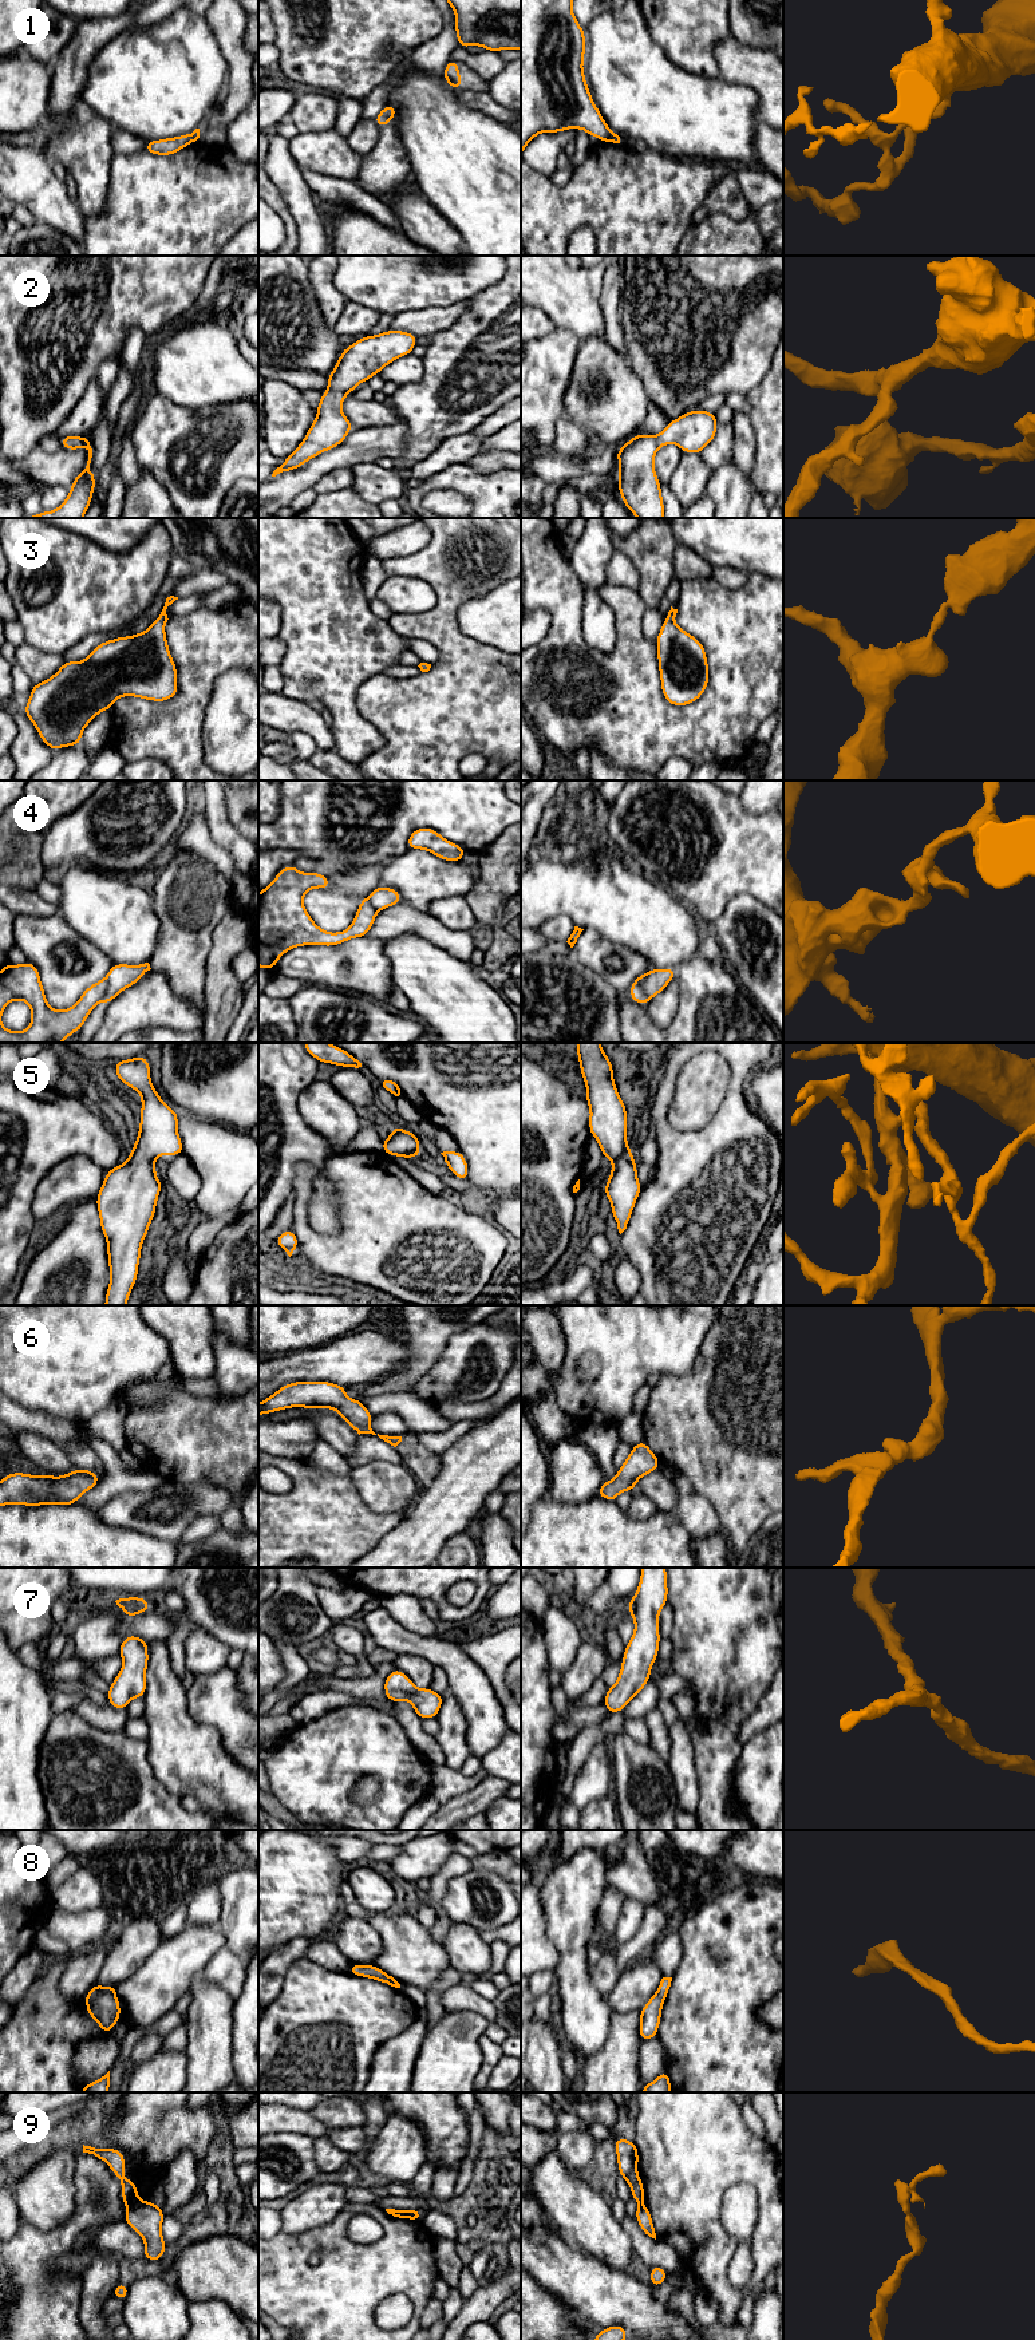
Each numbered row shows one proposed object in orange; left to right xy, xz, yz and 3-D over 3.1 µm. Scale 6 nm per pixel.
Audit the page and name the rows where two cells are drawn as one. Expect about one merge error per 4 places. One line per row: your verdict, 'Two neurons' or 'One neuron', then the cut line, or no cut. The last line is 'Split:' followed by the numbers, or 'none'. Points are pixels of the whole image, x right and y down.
1: Two neurons. Split along xz (446, 76), (454, 86)
2: One neuron. No split
3: One neuron. No split
4: Two neurons. Split along yz (648, 972), (643, 983), (647, 999)
5: One neuron. No split
6: One neuron. No split
7: One neuron. No split
8: One neuron. No split
9: Two neurons. Split along xy (138, 2201), (127, 2208)
Split: 1, 4, 9

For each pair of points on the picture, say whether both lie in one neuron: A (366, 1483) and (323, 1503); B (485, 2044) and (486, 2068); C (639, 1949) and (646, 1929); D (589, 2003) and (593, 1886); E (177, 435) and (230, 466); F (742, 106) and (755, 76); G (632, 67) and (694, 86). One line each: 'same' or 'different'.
A: different
B: same
C: same
D: same
E: same
F: different
G: same

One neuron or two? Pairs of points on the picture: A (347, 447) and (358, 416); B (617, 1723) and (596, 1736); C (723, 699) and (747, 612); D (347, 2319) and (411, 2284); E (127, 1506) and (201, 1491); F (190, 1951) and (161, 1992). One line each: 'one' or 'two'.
A: two
B: one
C: one
D: one
E: one
F: one

